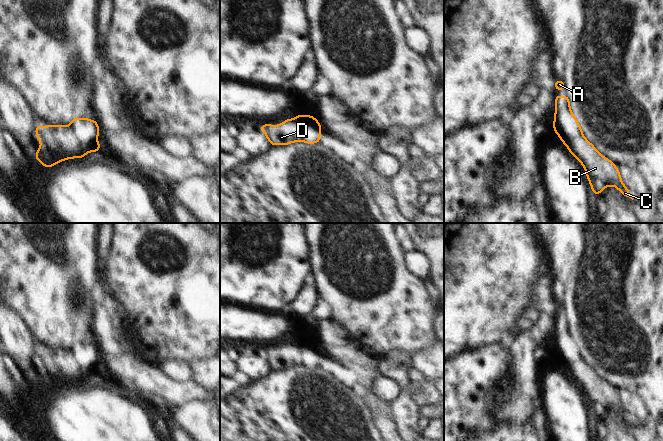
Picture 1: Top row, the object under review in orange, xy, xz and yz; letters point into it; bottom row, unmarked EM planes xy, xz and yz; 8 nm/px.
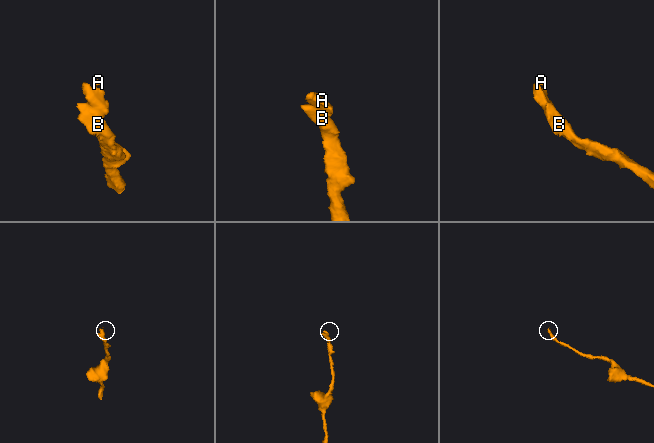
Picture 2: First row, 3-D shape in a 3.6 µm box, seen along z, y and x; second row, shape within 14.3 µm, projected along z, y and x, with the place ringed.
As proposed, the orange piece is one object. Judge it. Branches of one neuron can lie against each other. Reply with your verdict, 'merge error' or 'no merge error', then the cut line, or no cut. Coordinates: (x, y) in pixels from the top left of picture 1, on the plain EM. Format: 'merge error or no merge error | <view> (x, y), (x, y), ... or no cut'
no merge error | no cut

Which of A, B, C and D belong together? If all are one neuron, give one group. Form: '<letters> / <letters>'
A B C D

